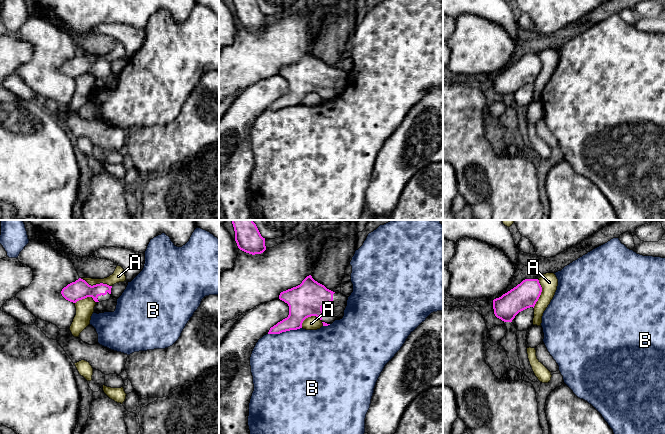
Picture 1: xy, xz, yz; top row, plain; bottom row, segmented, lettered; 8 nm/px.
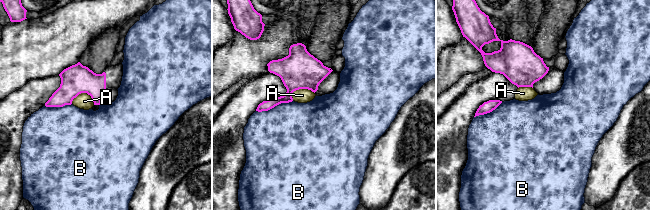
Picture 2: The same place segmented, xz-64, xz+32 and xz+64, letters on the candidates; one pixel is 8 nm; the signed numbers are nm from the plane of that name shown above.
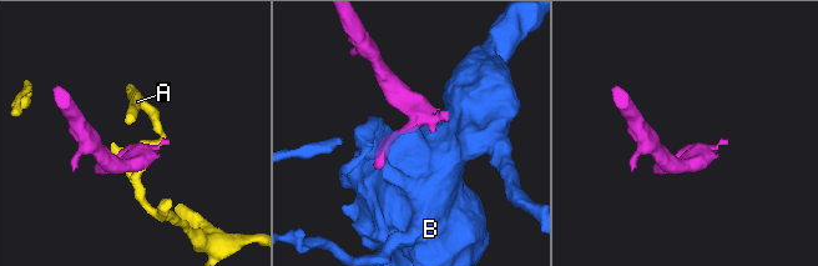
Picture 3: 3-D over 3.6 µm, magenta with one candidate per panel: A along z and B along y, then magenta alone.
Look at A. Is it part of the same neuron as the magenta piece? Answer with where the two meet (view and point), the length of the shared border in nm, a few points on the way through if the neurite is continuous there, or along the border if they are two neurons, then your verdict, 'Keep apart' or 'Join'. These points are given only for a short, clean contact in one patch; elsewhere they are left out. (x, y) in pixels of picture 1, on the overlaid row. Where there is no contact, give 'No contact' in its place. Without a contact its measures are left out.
Touches magenta at xy (96, 284). Shared border 260 nm. Keep apart

